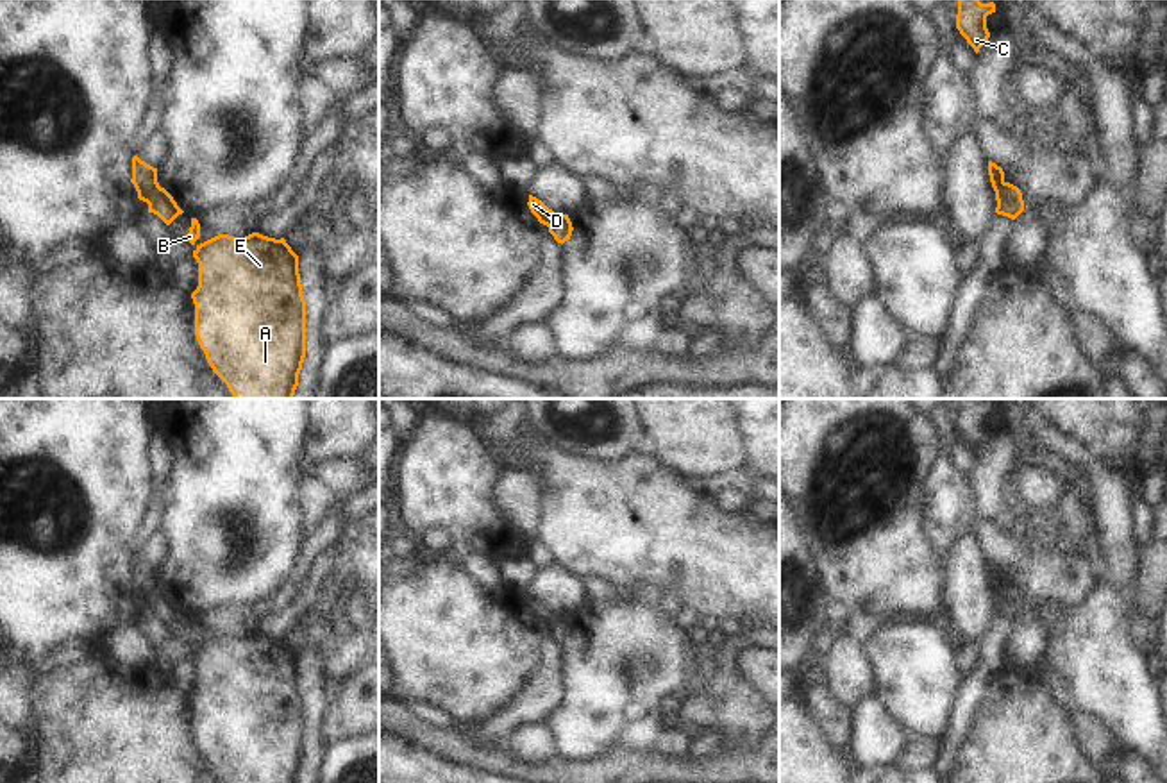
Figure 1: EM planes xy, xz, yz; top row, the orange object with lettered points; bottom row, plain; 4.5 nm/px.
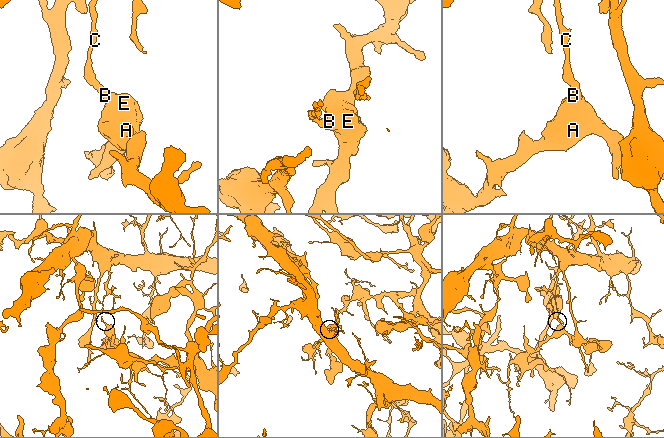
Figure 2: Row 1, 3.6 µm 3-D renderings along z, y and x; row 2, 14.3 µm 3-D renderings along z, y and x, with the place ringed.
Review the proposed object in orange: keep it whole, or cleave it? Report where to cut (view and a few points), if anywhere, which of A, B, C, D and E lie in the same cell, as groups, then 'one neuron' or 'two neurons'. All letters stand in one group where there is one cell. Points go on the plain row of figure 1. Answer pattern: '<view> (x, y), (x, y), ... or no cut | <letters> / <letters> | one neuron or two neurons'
xy (158, 585), (147, 603) | A B E / C D | two neurons

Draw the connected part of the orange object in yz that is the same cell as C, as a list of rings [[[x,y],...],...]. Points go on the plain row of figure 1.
[[[960,399],[956,429],[978,454],[988,442],[986,417],[995,413],[995,404],[981,404],[978,399]]]

